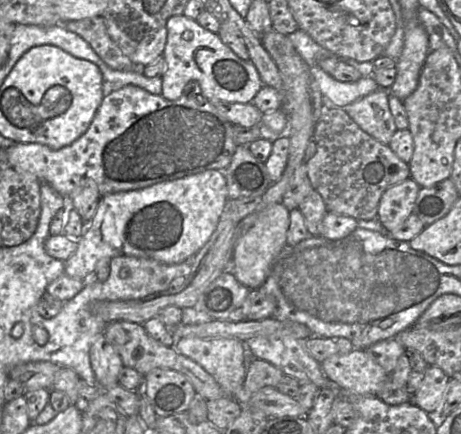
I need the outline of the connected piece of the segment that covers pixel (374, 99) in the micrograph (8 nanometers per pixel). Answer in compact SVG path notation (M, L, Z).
M379 88L343 108L364 132L384 145L389 144L393 134L397 130L393 115L389 108L389 95L389 90Z

